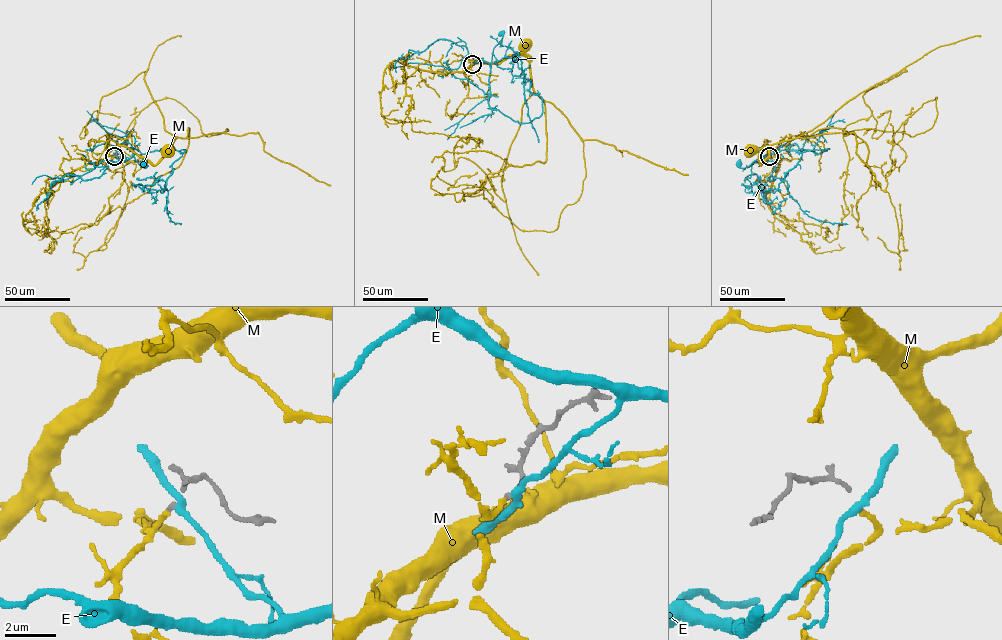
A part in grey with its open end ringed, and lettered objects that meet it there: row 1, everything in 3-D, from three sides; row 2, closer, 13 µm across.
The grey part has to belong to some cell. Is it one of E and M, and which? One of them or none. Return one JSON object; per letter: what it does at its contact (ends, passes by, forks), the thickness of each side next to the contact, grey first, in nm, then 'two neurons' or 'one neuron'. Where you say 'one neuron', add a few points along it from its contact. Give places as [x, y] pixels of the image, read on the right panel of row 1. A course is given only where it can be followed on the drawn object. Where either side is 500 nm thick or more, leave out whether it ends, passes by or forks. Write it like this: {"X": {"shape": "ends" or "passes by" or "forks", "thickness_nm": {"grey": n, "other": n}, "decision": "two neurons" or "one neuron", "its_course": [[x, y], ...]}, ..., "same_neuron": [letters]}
{"E": {"shape": "passes by", "thickness_nm": {"grey": 160, "other": 280}, "decision": "two neurons"}, "M": {"shape": "ends", "thickness_nm": {"grey": 140, "other": 200}, "decision": "one neuron", "its_course": [[769, 156], [773, 157], [775, 153], [768, 146], [768, 156], [761, 165], [761, 152], [767, 146], [749, 150]]}, "same_neuron": ["M"]}

